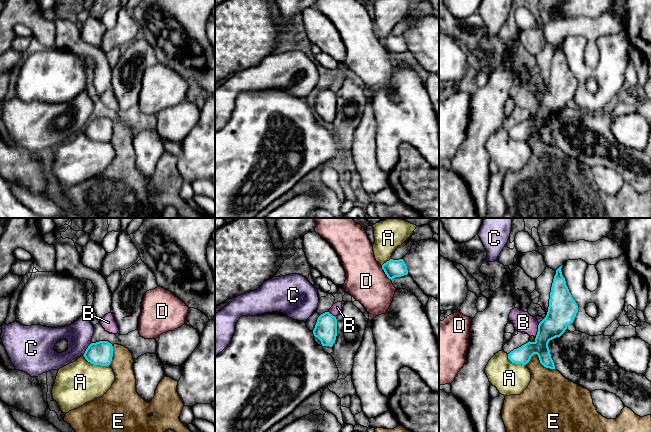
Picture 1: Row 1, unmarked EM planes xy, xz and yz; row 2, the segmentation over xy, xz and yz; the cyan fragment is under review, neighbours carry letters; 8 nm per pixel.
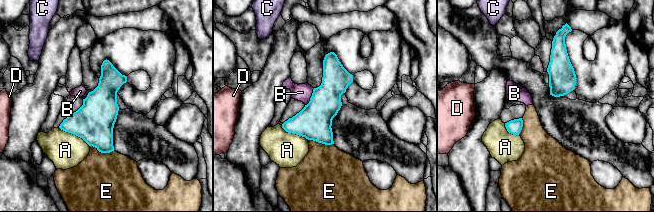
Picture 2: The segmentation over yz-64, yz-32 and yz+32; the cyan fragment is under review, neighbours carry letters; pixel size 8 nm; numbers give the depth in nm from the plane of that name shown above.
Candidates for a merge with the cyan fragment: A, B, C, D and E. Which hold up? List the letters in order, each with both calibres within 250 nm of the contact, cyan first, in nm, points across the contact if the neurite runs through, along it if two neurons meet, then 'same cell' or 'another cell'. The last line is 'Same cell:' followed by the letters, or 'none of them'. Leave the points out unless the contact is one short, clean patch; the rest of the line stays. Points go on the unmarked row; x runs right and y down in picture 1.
A: 190/340 nm | another cell
B: 220/160 nm | along yz (539, 99), (535, 114) | another cell
C: 190/200 nm | another cell
D: 140/320 nm | another cell
E: 160/320 nm | another cell
Same cell: none of them

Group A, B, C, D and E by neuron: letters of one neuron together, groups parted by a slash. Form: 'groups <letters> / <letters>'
groups A / B E / C / D

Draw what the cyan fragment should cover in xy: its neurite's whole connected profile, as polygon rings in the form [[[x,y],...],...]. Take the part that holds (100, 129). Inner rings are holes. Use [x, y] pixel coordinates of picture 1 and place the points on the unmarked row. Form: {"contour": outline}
{"contour": [[[108,117],[91,119],[83,132],[93,141],[109,142],[113,133],[113,122]]]}

